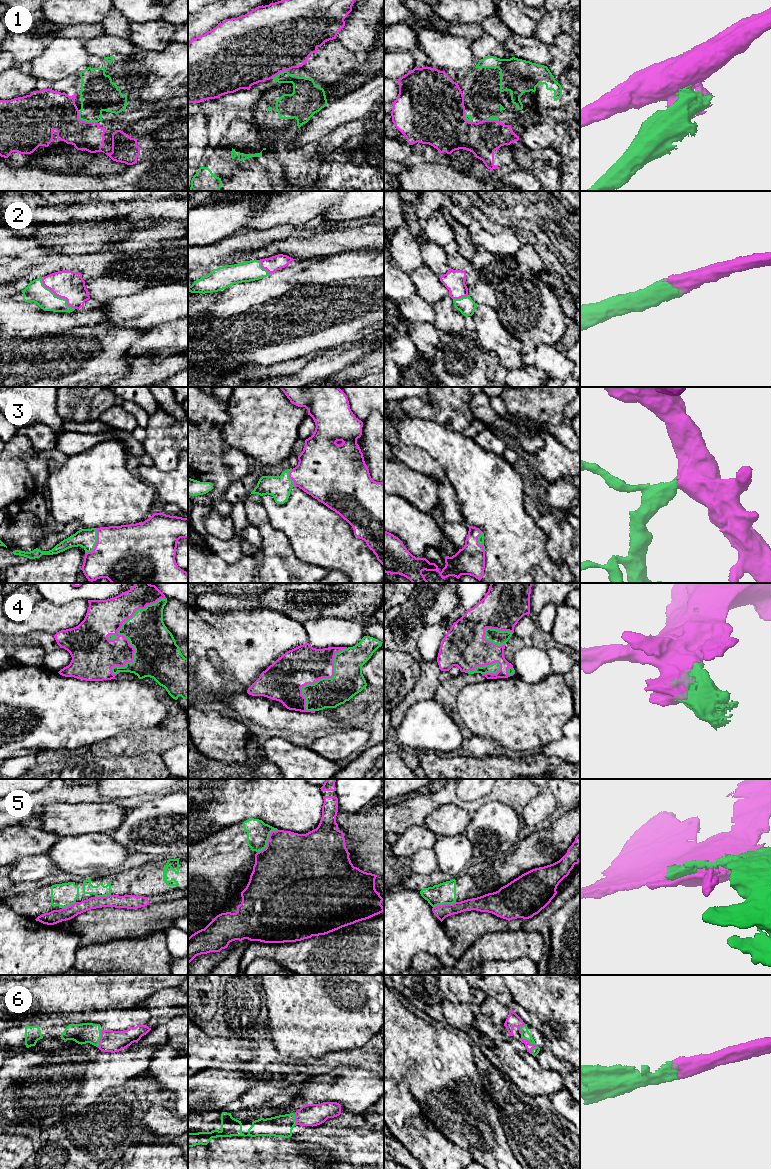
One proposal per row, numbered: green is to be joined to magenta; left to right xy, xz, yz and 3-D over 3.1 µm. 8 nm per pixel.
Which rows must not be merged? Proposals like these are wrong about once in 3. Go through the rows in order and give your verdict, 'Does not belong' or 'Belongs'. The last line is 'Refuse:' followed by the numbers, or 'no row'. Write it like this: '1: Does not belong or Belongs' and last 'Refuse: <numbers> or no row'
1: Does not belong
2: Belongs
3: Belongs
4: Belongs
5: Does not belong
6: Belongs
Refuse: 1, 5

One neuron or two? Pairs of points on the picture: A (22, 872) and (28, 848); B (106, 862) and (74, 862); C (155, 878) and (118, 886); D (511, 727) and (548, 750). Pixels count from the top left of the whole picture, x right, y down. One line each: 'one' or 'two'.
A: two
B: one
C: one
D: two

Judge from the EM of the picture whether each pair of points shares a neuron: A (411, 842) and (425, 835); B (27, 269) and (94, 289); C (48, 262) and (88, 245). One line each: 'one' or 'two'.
A: one
B: two
C: two

